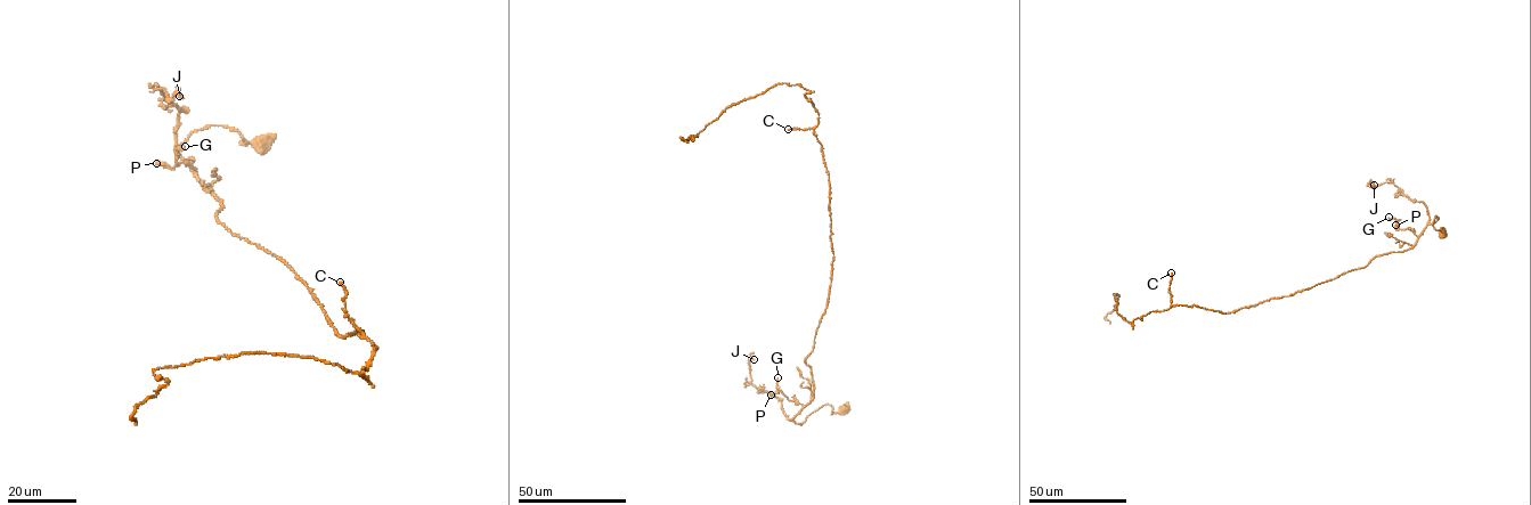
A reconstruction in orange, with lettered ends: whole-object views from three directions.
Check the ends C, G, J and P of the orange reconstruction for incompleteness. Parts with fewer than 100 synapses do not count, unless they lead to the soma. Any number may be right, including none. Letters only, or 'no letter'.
C

